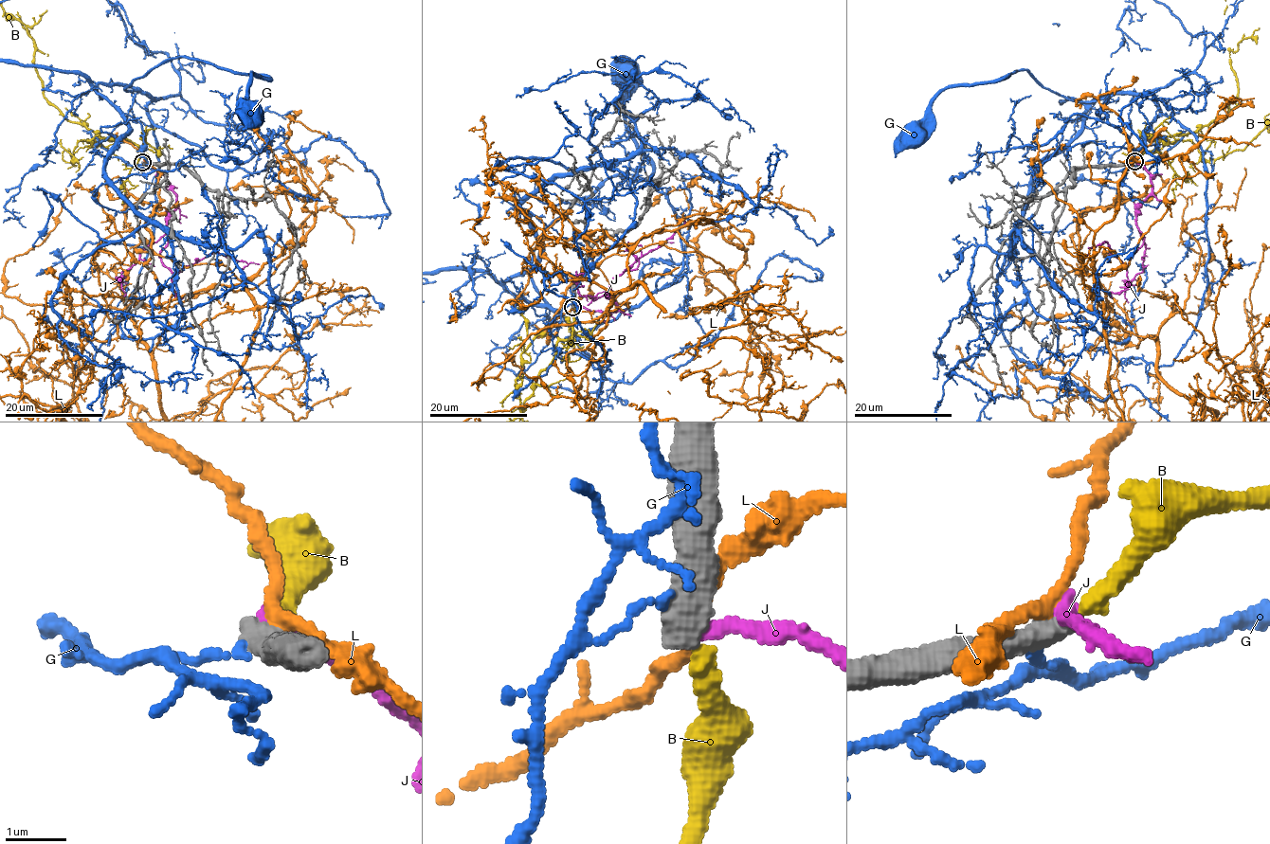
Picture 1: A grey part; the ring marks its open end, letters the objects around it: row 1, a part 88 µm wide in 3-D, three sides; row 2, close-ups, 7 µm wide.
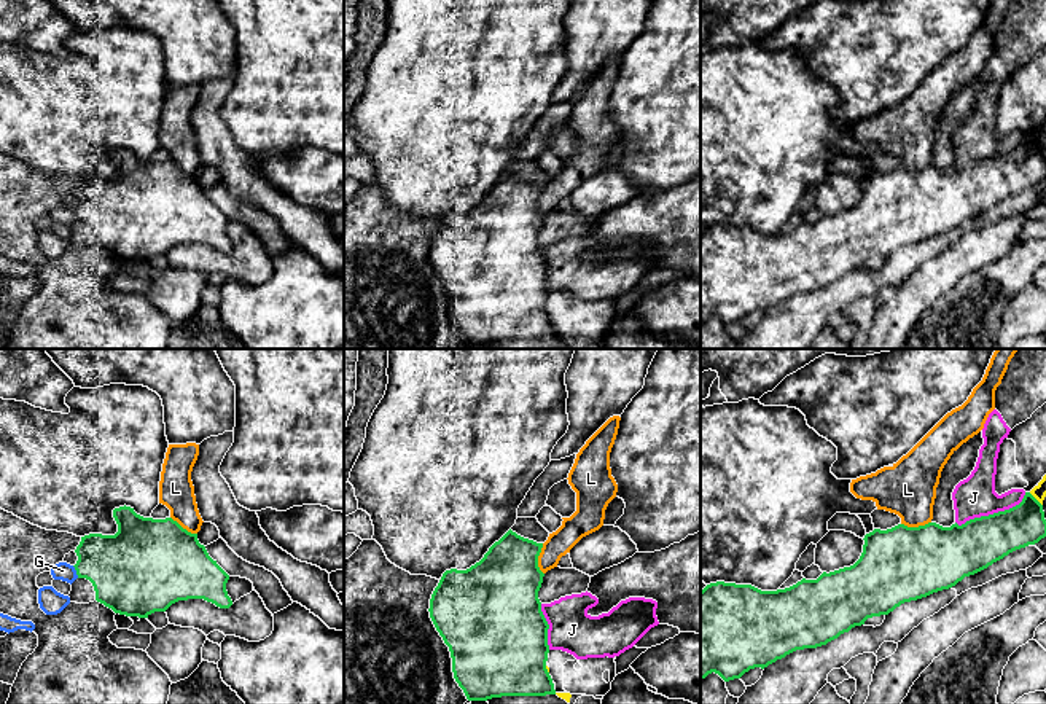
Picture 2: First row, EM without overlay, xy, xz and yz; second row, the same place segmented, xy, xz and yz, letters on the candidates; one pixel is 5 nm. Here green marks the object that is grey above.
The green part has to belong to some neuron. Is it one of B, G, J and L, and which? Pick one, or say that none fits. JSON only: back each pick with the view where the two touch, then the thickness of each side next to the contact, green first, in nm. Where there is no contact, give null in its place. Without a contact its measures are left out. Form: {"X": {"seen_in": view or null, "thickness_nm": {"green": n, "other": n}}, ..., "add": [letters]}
{"add": []}

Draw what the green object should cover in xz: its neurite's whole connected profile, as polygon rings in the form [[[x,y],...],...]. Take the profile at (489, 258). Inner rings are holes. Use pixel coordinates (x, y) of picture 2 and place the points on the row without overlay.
[[[511,172],[495,185],[484,201],[466,213],[446,213],[430,242],[430,261],[449,290],[452,315],[466,339],[463,349],[487,344],[489,349],[570,349],[559,341],[546,312],[549,268],[541,255],[538,234],[544,217],[538,210],[543,186],[524,182]]]

